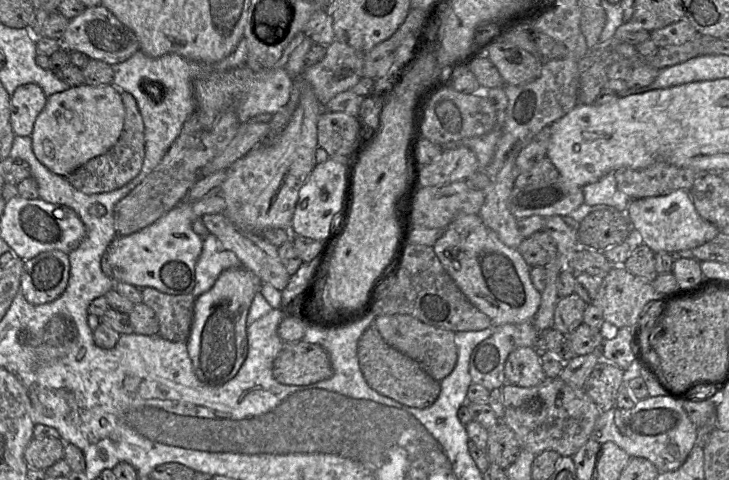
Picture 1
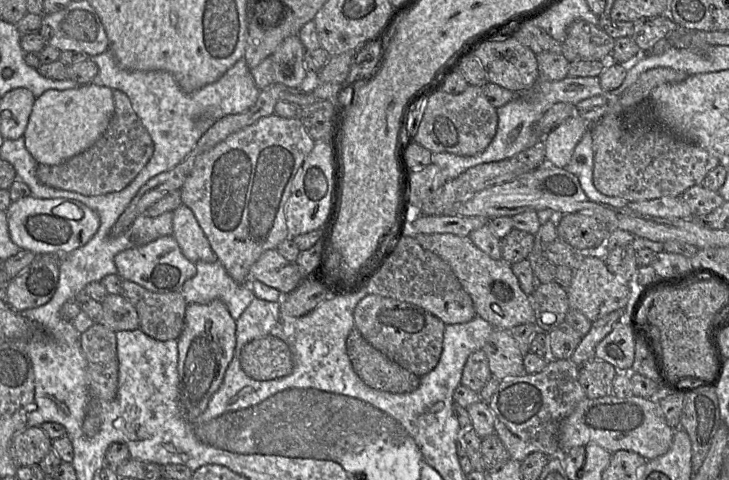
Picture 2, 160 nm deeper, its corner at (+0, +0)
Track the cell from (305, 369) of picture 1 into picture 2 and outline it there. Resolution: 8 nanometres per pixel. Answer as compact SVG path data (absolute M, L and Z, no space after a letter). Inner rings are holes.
M273 335L254 339L244 345L240 365L247 376L258 381L285 377L294 368L290 346Z

